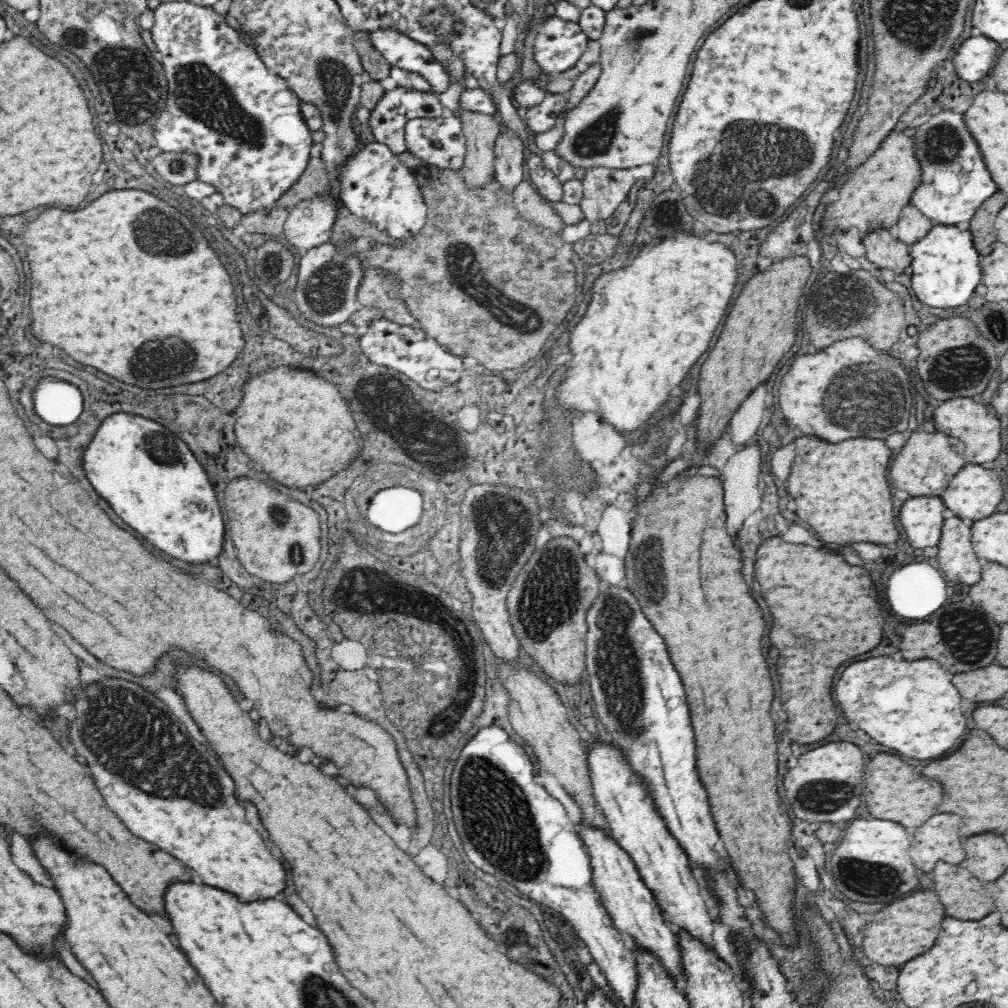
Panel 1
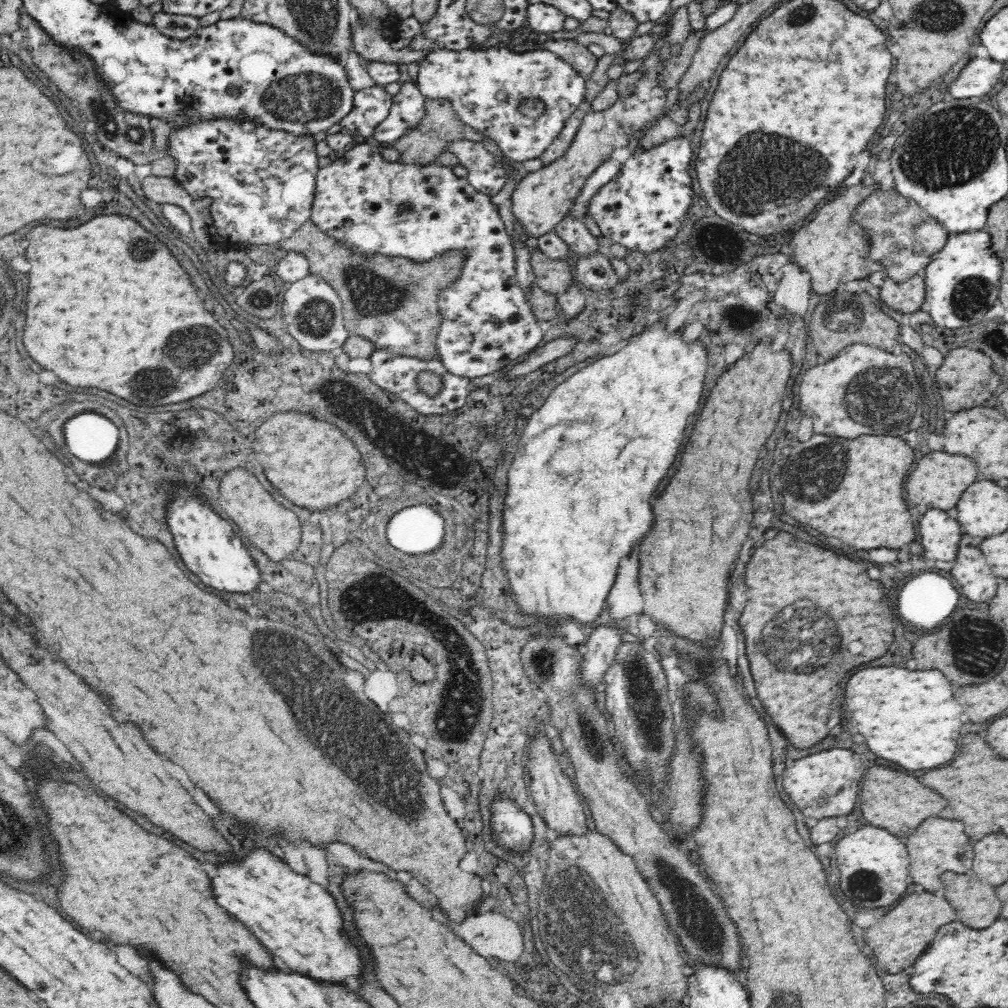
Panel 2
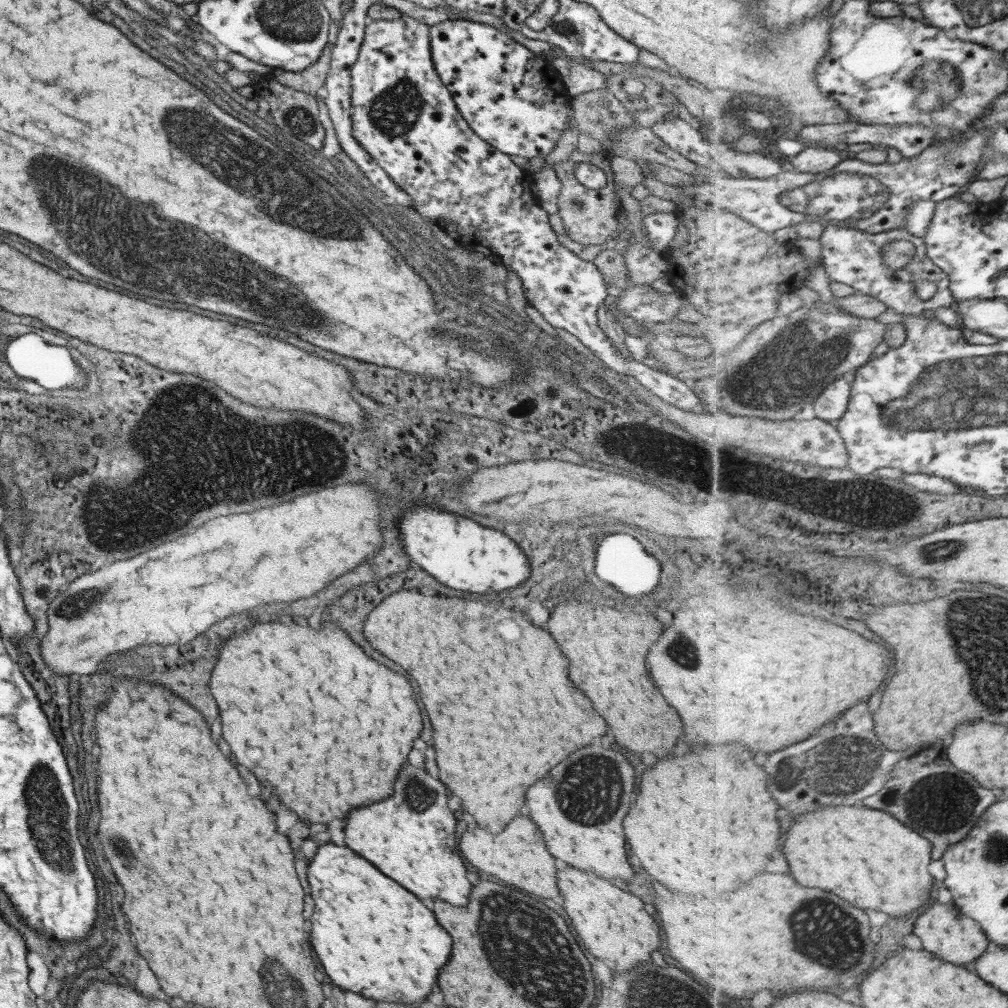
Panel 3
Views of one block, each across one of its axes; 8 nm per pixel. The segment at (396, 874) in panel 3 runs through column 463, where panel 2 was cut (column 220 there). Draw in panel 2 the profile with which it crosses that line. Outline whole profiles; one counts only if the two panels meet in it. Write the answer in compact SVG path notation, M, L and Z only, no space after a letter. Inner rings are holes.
M266 850L254 852L240 864L226 864L214 880L218 904L238 916L268 952L278 956L288 968L300 976L322 984L342 986L348 978L364 974L362 950L352 942L344 928L344 918L334 898L318 884L292 872Z

